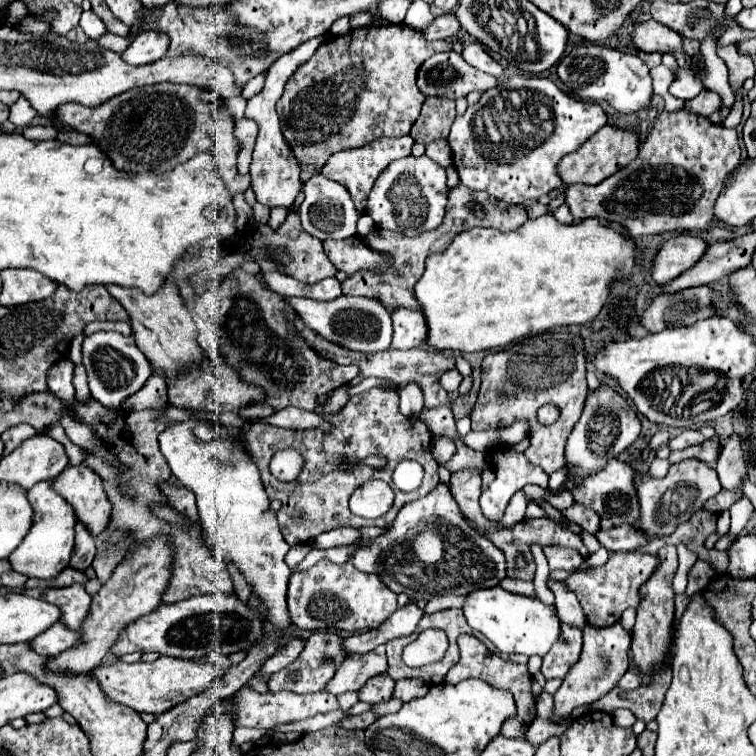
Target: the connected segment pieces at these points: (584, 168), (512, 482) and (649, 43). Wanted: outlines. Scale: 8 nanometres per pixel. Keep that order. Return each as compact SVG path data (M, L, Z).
M604 125L580 149L576 149L574 153L568 153L566 157L562 157L558 167L556 167L556 173L558 173L558 177L562 179L564 185L574 185L574 183L598 185L606 177L614 175L618 169L626 167L626 163L630 163L636 157L638 145L640 145L640 141L638 141L636 133L616 129L612 125Z
M496 443L488 455L494 463L492 469L496 473L496 479L492 487L482 493L480 509L488 521L498 523L510 497L516 491L520 491L528 483L546 487L548 475L542 473L542 469L530 465L522 453L514 453L510 447L504 447L504 443Z
M652 19L636 23L630 39L638 51L672 53L676 55L680 67L690 67L690 57L682 53L682 37L678 37L678 33L674 33L672 29L666 29L662 23L656 23Z

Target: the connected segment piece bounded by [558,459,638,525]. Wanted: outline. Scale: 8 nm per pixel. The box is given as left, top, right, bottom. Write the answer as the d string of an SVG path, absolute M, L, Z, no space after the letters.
M610 459L598 473L586 475L582 481L576 483L576 477L566 477L558 491L566 489L574 495L576 503L590 505L600 517L608 517L614 525L630 525L634 517L638 515L638 501L636 501L636 489L634 489L634 469L626 463L620 463L616 459Z

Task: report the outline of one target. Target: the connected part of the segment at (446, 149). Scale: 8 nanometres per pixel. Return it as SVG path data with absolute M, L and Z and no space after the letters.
M446 139L442 141L434 141L434 143L428 143L426 145L426 155L430 159L434 159L438 165L442 167L450 167L452 165L452 151L450 151L450 145Z

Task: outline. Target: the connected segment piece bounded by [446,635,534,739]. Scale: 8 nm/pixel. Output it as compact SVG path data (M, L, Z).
M462 635L458 637L458 647L460 647L460 661L450 669L450 673L446 675L446 683L460 683L462 679L470 679L470 677L478 677L494 687L502 687L502 689L510 689L514 693L514 699L516 699L516 705L518 705L518 717L514 717L514 721L508 721L504 727L502 727L502 735L504 737L524 737L528 727L522 725L522 717L530 711L530 707L534 705L532 701L532 689L530 689L530 673L526 669L526 665L516 665L516 663L510 663L510 661L504 661L500 659L496 653L488 651L486 645L482 641L478 641L476 637L472 635Z

